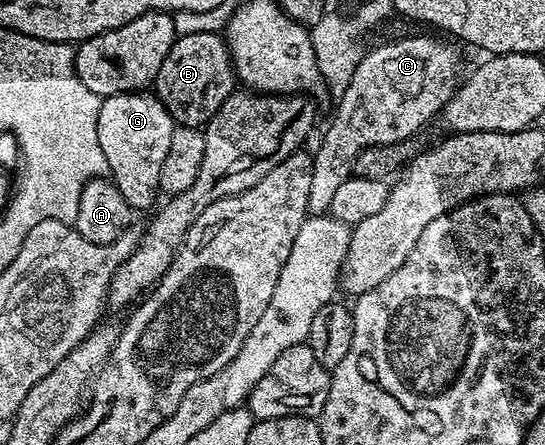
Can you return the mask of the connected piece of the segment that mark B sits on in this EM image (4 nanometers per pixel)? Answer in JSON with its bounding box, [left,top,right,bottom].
[154,33,236,129]

